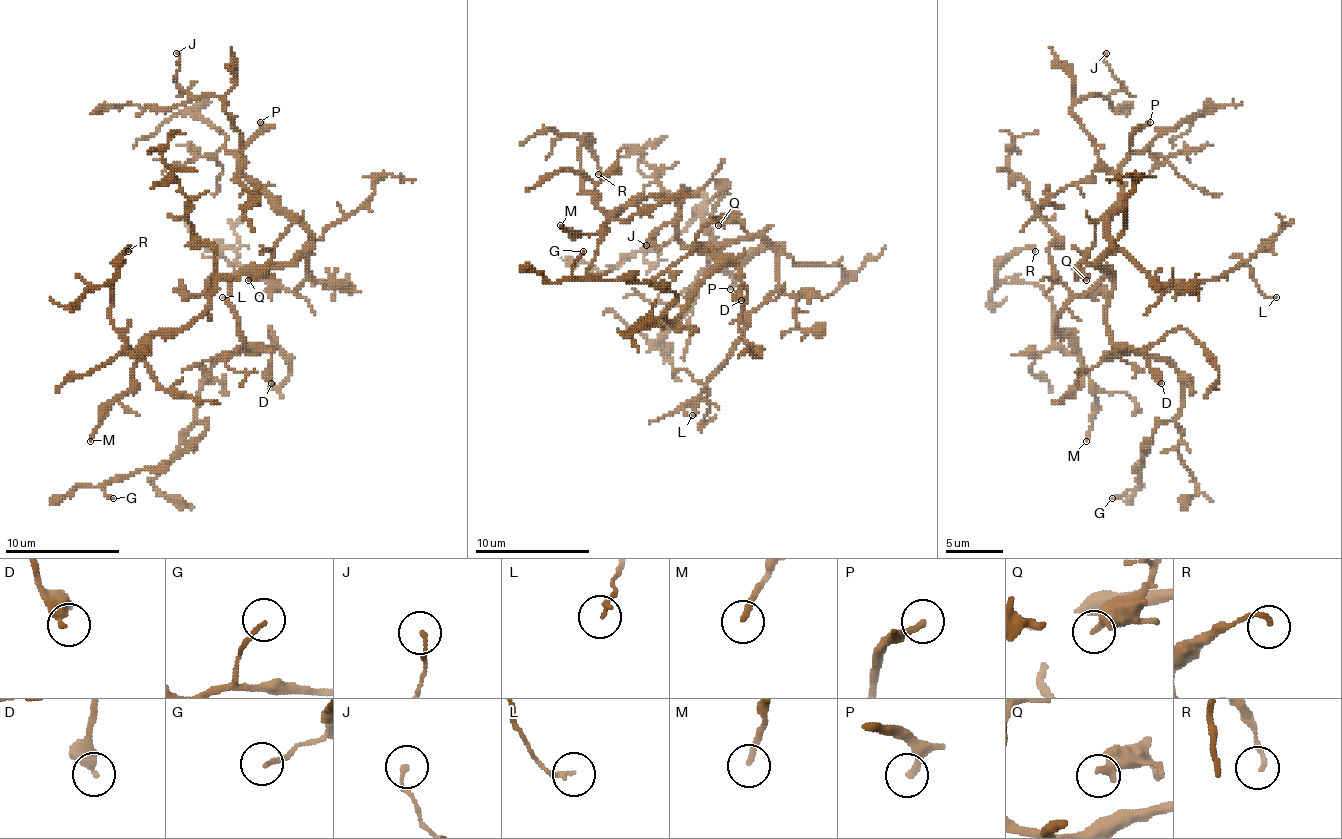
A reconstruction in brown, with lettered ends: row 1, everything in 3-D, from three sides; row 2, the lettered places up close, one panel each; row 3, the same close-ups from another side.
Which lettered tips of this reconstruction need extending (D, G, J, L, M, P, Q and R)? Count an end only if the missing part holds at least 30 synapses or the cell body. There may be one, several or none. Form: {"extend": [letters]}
{"extend": ["P"]}

